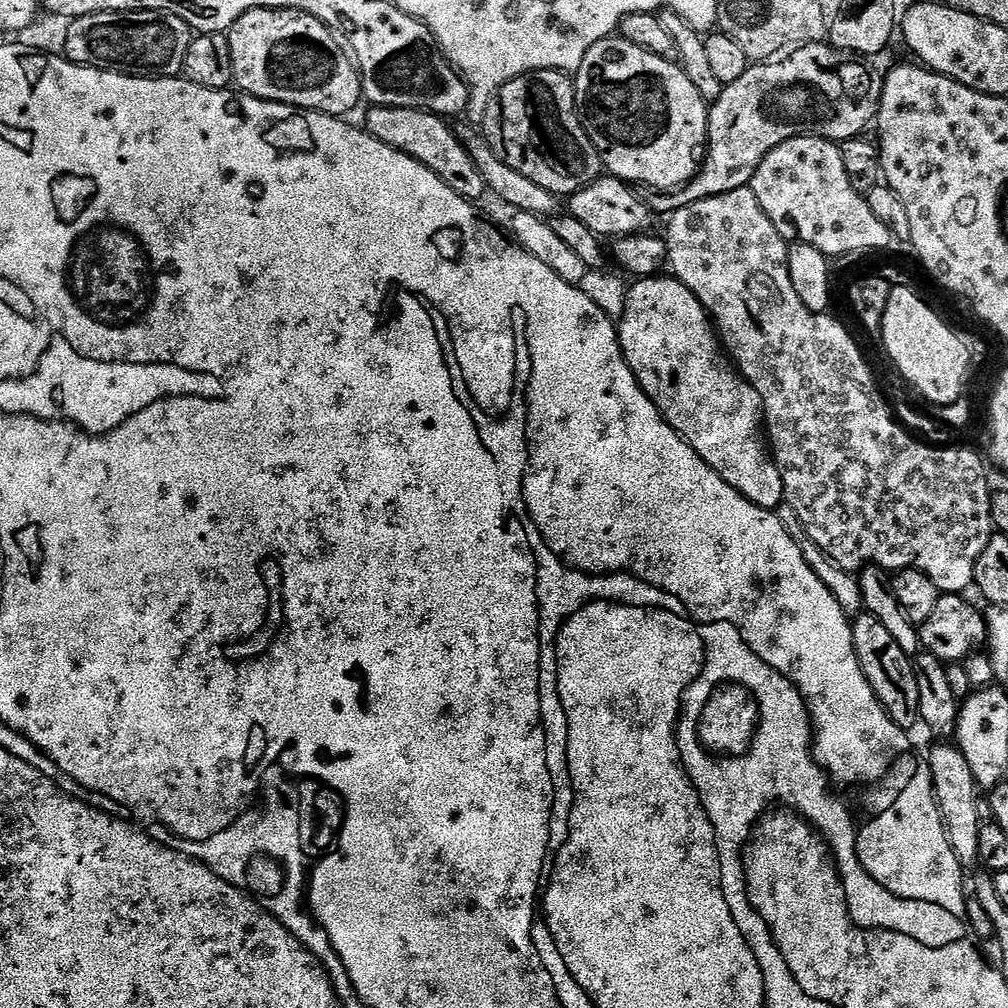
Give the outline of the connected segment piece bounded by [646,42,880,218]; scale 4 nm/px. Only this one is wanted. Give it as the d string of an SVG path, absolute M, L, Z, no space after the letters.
M827 42L806 44L783 58L753 63L738 82L725 84L718 99L711 101L706 151L692 181L675 190L649 191L646 196L648 209L657 217L667 218L682 210L682 206L702 202L702 198L714 198L718 194L730 194L730 190L749 187L766 154L795 136L820 136L823 140L839 142L861 135L865 131L863 128L875 121L876 106L880 102L878 80L864 64L867 63L863 59L839 52Z

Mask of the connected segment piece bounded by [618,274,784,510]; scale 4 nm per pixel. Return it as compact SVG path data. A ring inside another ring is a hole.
M671 274L646 276L627 289L624 315L618 320L620 348L642 390L663 414L664 420L734 490L763 508L779 509L784 503L784 487L778 466L766 443L764 407L754 386L740 375L722 351L712 317L694 294Z

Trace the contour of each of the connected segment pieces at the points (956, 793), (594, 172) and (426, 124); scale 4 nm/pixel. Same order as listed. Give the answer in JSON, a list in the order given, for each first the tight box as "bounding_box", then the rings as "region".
[{"bounding_box":[926,742,982,870],"region":[[[936,742],[926,752],[928,769],[932,775],[932,789],[936,791],[936,805],[946,826],[946,834],[950,838],[950,846],[954,854],[958,854],[960,867],[971,870],[981,863],[979,856],[979,834],[982,825],[982,789],[976,783],[974,770],[970,770],[970,762],[962,754],[959,746],[952,742]]]},{"bounding_box":[482,70,605,198],"region":[[[538,70],[506,82],[506,86],[499,88],[492,96],[484,111],[482,135],[488,139],[494,154],[506,162],[506,166],[514,166],[518,174],[530,178],[530,182],[538,182],[542,190],[550,190],[558,198],[573,196],[578,190],[599,180],[605,171],[602,158],[580,120],[580,109],[576,107],[576,86],[567,72]]]},{"bounding_box":[366,104,486,202],"region":[[[377,104],[369,107],[366,130],[378,142],[386,142],[394,150],[414,158],[422,166],[426,166],[450,190],[457,192],[462,199],[480,202],[486,196],[484,179],[463,142],[456,137],[456,129],[445,117],[435,116],[433,112],[424,112],[420,108],[406,106],[382,106]]]}]

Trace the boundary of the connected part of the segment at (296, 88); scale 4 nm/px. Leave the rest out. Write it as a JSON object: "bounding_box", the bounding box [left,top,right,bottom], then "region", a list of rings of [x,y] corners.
{"bounding_box":[226,8,364,118],"region":[[[259,8],[242,14],[242,18],[234,22],[226,35],[230,42],[232,78],[241,93],[256,96],[259,100],[309,108],[312,112],[325,112],[328,116],[341,118],[347,117],[347,112],[354,111],[356,103],[361,103],[364,91],[360,85],[359,68],[353,57],[342,47],[336,33],[318,18],[289,8]]]}

